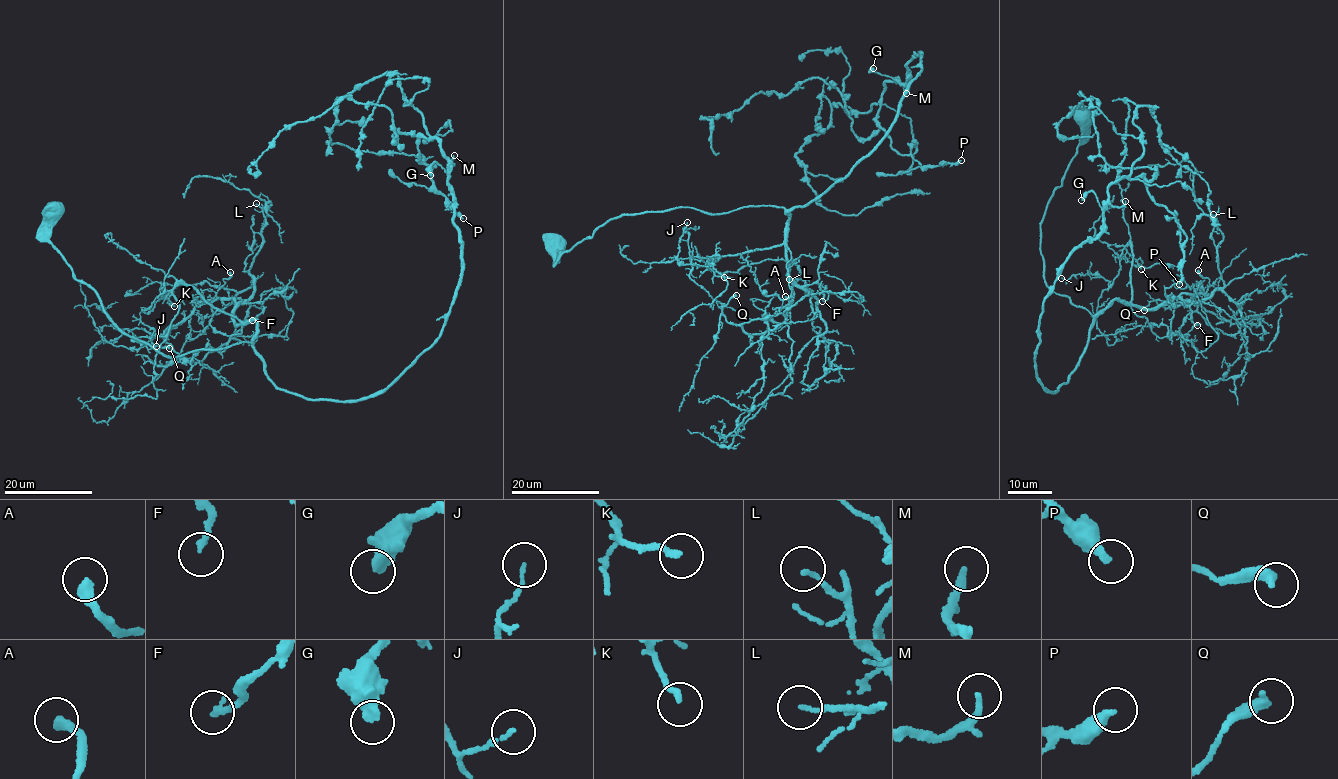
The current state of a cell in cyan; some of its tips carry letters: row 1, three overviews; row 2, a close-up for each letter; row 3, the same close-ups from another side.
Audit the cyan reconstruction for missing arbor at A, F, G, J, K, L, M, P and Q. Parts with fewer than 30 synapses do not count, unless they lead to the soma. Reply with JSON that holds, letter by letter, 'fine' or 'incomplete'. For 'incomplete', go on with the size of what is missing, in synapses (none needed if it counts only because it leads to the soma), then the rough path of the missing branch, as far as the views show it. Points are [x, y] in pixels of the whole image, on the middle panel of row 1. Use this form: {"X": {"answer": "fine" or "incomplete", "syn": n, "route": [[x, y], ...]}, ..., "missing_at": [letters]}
{"A": {"answer": "fine"}, "F": {"answer": "fine"}, "G": {"answer": "fine"}, "J": {"answer": "fine"}, "K": {"answer": "fine"}, "L": {"answer": "fine"}, "M": {"answer": "fine"}, "P": {"answer": "incomplete", "syn": 30, "route": [[961, 160], [984, 147], [990, 146], [994, 151], [992, 157], [978, 148]]}, "Q": {"answer": "fine"}, "missing_at": ["P"]}

